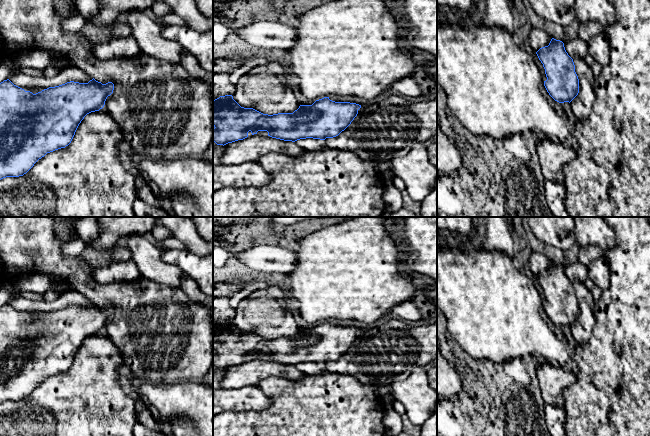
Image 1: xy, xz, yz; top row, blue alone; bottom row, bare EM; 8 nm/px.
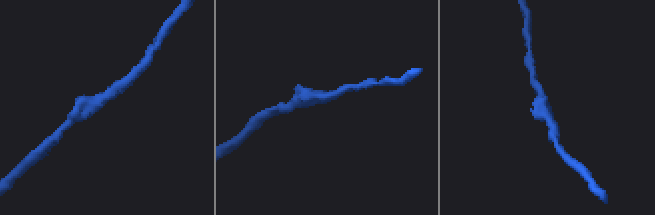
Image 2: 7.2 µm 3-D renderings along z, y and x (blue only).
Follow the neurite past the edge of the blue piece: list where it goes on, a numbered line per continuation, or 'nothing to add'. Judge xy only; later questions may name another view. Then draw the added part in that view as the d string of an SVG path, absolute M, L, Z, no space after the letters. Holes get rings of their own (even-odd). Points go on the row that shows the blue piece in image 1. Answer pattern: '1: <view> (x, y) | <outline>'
nothing to add

